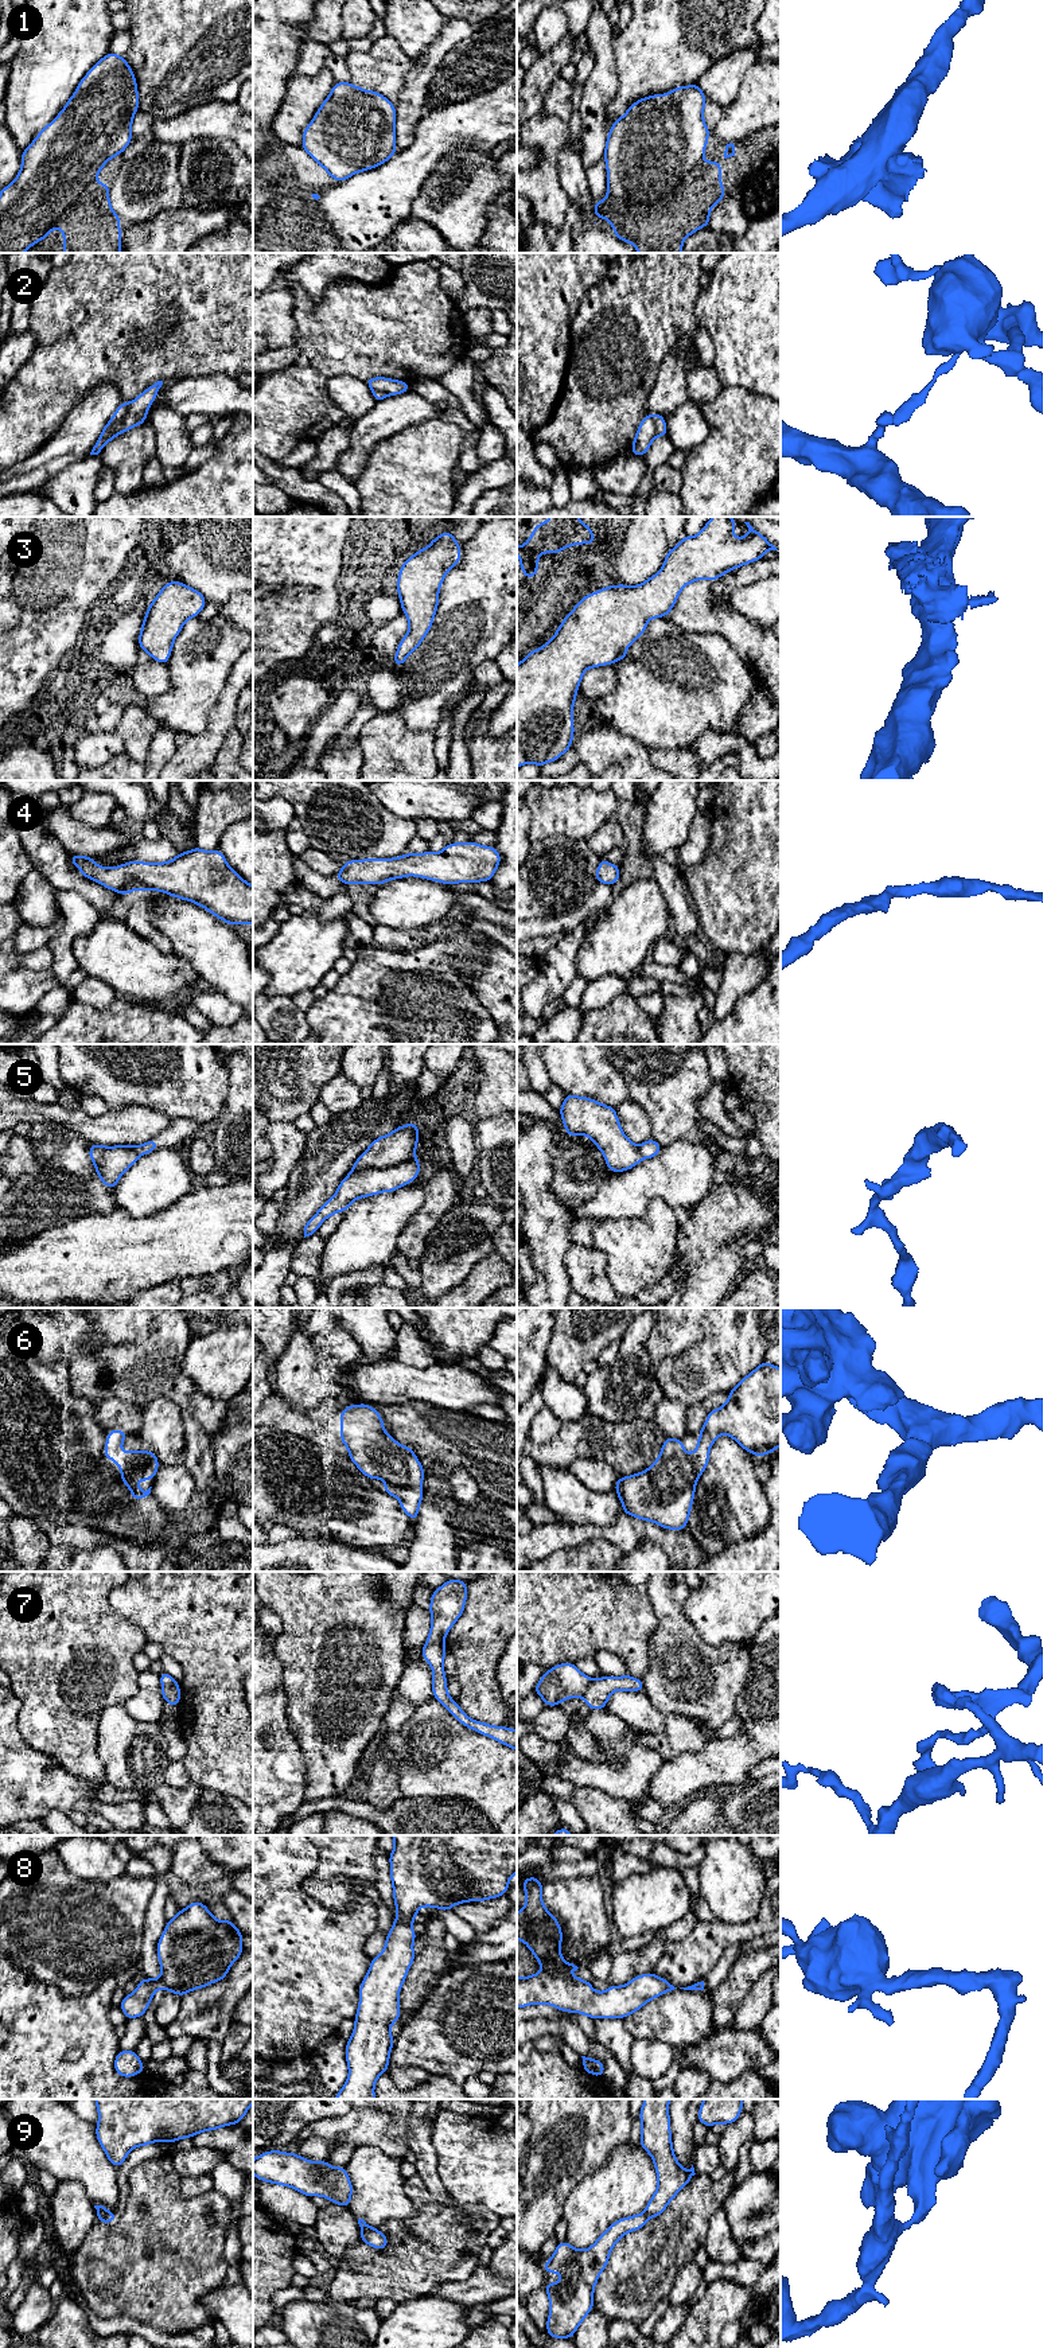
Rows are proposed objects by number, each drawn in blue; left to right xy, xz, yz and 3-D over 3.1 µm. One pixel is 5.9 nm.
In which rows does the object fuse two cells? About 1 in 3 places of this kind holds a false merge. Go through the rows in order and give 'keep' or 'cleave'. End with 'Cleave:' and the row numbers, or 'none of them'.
1: keep
2: cleave
3: keep
4: keep
5: cleave
6: keep
7: cleave
8: keep
9: cleave
Cleave: 2, 5, 7, 9

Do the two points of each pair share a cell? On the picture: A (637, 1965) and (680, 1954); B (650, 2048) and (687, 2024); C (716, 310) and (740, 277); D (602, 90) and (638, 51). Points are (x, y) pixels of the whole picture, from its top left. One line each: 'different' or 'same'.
A: different
B: different
C: same
D: different

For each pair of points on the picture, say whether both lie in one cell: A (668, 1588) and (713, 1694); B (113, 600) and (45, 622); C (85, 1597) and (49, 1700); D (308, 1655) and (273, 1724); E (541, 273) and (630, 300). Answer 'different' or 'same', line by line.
A: same
B: different
C: same
D: different
E: different

